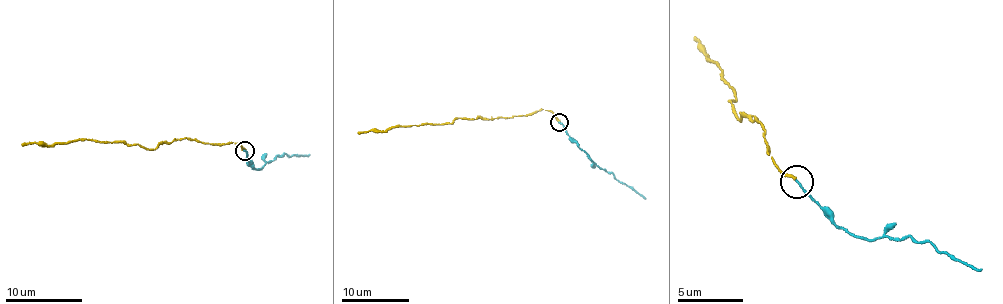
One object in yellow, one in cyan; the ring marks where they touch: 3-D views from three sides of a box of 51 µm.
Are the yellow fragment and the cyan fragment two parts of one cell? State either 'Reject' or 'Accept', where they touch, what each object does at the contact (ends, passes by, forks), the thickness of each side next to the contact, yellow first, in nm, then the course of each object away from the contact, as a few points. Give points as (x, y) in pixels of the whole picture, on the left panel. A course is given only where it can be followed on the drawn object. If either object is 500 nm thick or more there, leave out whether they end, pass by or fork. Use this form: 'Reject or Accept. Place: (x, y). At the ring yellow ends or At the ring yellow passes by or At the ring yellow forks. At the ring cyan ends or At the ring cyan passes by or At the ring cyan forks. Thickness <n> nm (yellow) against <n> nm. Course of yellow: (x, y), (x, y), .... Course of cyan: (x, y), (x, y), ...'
Accept. Place: (244, 151). At the ring yellow ends. At the ring cyan ends. Thickness 220 nm (yellow) against 170 nm. Course of yellow: (244, 149), (232, 142), (203, 144), (185, 138), (146, 150), (125, 142), (90, 139), (22, 145). Course of cyan: (244, 151), (247, 163), (258, 169), (286, 153), (310, 154)

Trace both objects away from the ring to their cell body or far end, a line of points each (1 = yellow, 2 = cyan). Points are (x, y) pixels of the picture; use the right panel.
1: (795, 179), (772, 160), (761, 123), (751, 116), (736, 117), (729, 102), (736, 95), (701, 53), (698, 40)
2: (795, 182), (824, 212), (856, 236), (931, 243), (950, 258), (983, 270)

